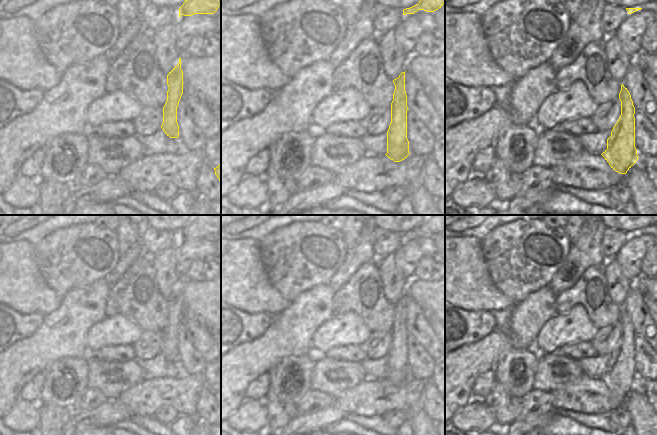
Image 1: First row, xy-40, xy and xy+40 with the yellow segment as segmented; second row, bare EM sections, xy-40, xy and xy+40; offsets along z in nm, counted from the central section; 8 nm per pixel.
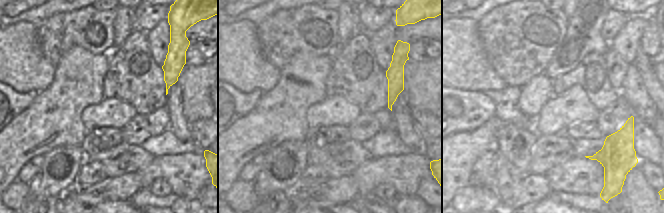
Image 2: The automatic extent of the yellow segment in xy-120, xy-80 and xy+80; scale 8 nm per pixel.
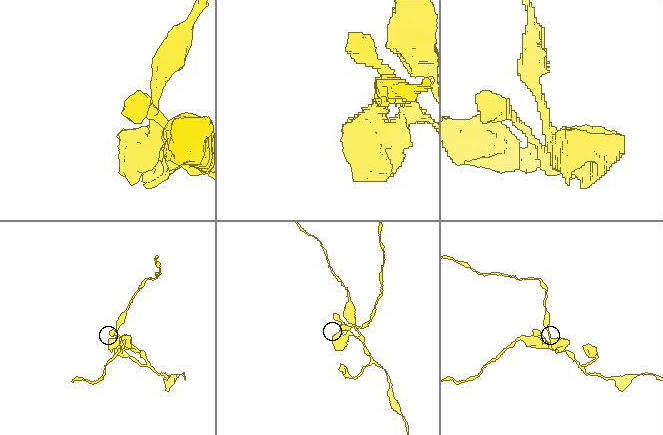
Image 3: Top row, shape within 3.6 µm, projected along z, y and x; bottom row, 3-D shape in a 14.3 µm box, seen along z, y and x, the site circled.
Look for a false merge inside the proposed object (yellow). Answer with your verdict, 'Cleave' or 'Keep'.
Cleave.

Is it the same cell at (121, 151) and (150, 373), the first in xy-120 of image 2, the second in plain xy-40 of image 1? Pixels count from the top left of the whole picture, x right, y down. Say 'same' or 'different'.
different

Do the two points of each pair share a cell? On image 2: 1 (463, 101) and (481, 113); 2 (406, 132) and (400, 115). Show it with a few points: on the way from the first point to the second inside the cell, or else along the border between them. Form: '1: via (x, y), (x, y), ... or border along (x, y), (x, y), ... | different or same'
1: via (467, 105), (472, 110), (477, 110) | same
2: via (405, 128), (401, 119) | same

